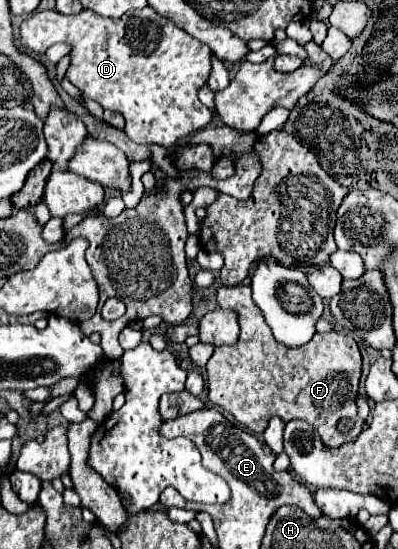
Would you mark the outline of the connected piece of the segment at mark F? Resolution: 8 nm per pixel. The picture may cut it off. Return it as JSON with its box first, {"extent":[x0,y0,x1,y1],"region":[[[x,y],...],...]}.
{"extent":[207,284,363,448],"region":[[[237,284],[237,286],[221,286],[217,290],[217,302],[221,308],[233,308],[239,312],[239,340],[233,346],[223,346],[213,352],[213,356],[207,362],[207,390],[209,400],[231,412],[237,422],[247,426],[251,432],[261,434],[267,428],[269,416],[279,416],[281,420],[293,420],[301,418],[317,428],[321,434],[325,446],[339,448],[345,442],[351,442],[359,436],[363,430],[363,420],[357,414],[357,388],[361,378],[361,352],[357,342],[349,336],[333,328],[327,334],[315,334],[311,342],[299,346],[299,348],[287,348],[285,344],[279,344],[269,328],[269,324],[263,320],[263,312],[253,304],[251,298],[251,286],[249,284]]]}

